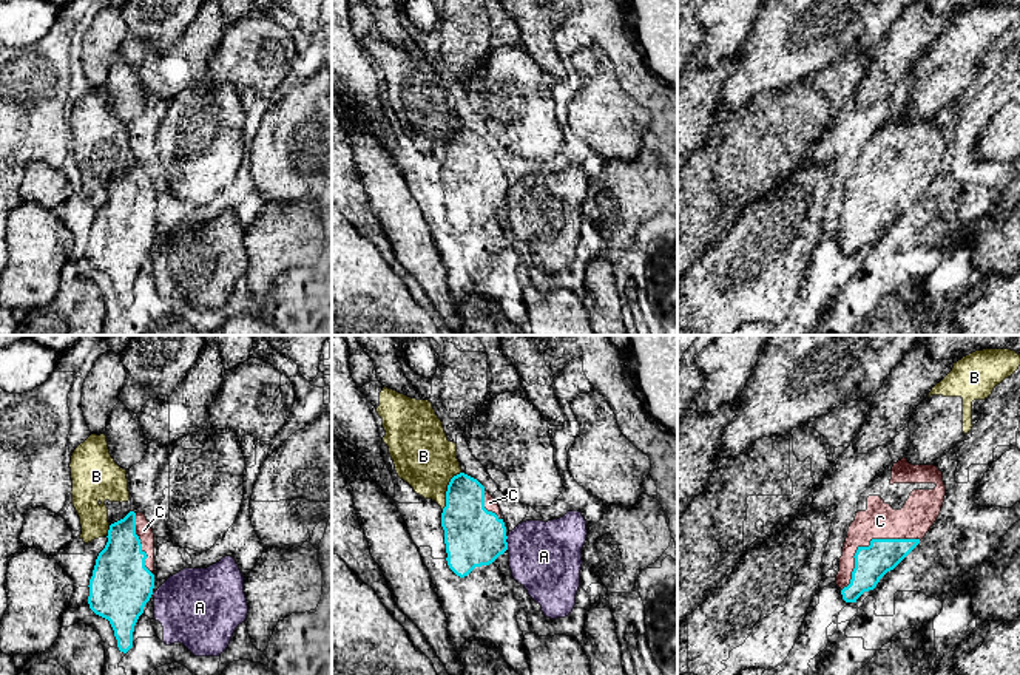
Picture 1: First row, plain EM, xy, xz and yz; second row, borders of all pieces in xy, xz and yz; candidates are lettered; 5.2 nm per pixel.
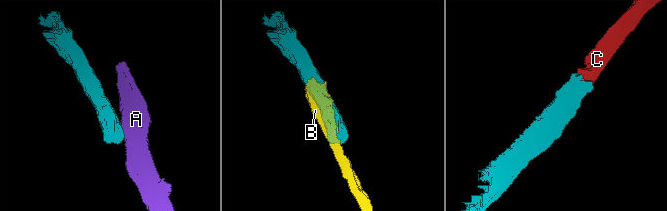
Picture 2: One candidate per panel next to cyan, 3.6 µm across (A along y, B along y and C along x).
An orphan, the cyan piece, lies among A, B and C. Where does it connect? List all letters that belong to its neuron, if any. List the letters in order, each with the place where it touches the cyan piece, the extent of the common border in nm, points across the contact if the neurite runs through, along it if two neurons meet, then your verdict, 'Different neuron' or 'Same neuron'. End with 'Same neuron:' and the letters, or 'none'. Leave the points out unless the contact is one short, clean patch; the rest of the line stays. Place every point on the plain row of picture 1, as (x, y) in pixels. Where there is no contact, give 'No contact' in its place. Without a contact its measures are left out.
A: Touches cyan at xz (506, 196). Shared border 70 nm. Boundary: xz (508, 190), (506, 203). Different neuron
B: Touches cyan at xz (448, 142). Shared border 220 nm. Different neuron
C: Touches cyan at yz (871, 198). Shared border 500 nm. Same neuron
Same neuron: C

